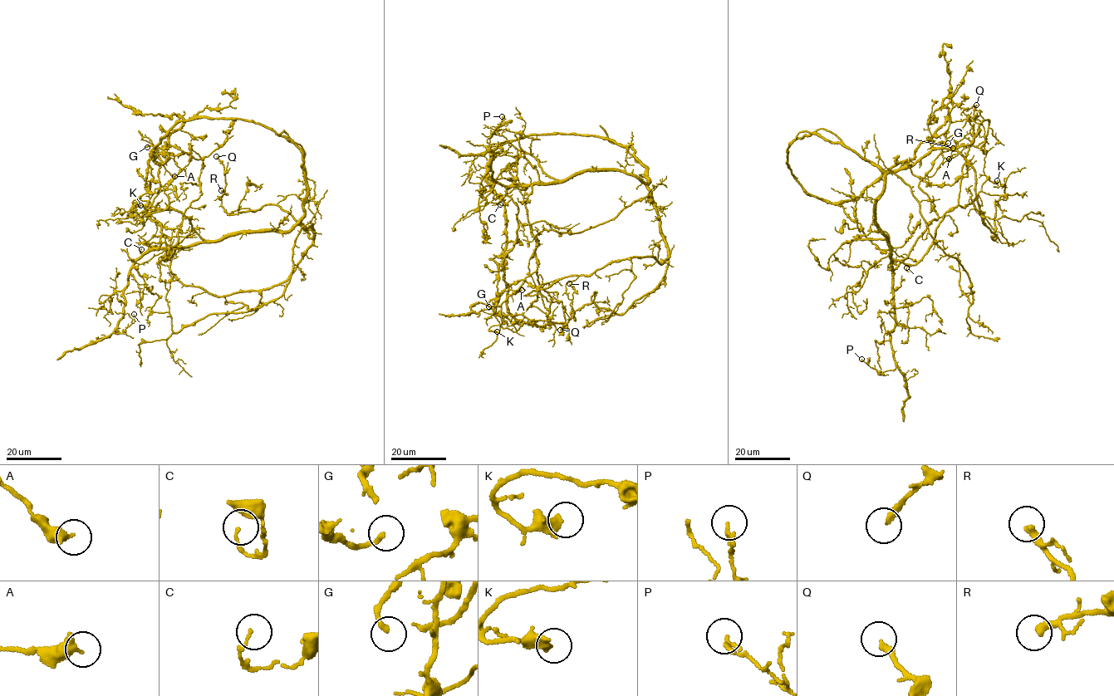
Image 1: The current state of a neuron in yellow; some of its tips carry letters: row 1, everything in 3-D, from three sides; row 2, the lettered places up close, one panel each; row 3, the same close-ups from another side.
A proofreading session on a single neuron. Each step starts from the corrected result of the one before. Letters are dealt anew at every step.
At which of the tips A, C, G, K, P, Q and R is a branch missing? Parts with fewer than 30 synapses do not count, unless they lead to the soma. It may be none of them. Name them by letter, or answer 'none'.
none

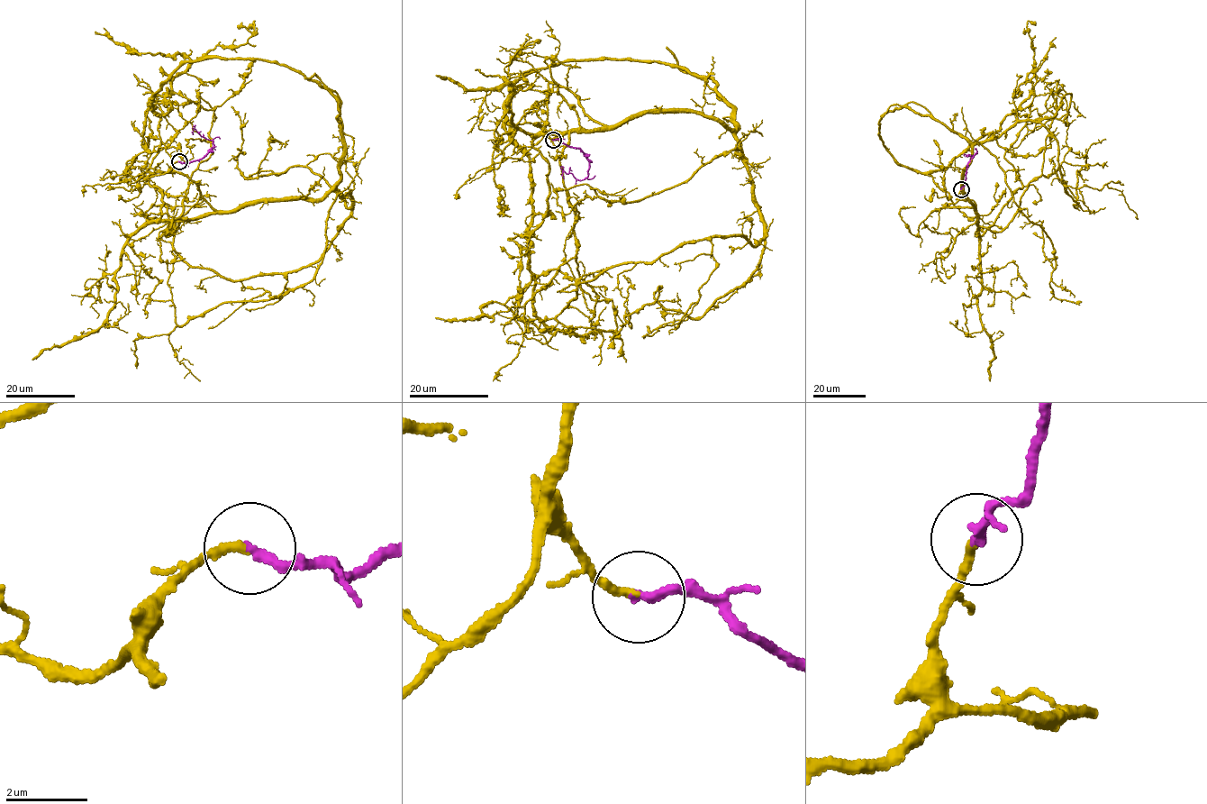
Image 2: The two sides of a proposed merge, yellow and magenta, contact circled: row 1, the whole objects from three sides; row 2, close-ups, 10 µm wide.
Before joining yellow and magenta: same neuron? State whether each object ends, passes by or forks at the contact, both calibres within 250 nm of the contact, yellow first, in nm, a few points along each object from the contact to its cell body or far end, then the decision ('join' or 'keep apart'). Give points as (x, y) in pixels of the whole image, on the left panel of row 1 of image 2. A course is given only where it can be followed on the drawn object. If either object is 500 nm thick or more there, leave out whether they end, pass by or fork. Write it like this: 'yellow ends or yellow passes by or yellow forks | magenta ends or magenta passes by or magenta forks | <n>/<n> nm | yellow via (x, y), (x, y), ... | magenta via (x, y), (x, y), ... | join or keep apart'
yellow ends | magenta ends | 190/240 nm | yellow via (178, 161), (218, 211), (334, 188), (351, 203), (317, 260), (235, 281), (174, 249), (162, 204), (197, 198) | magenta via (178, 161), (188, 163), (200, 159), (213, 147), (213, 141), (204, 138), (195, 129), (193, 134) | join

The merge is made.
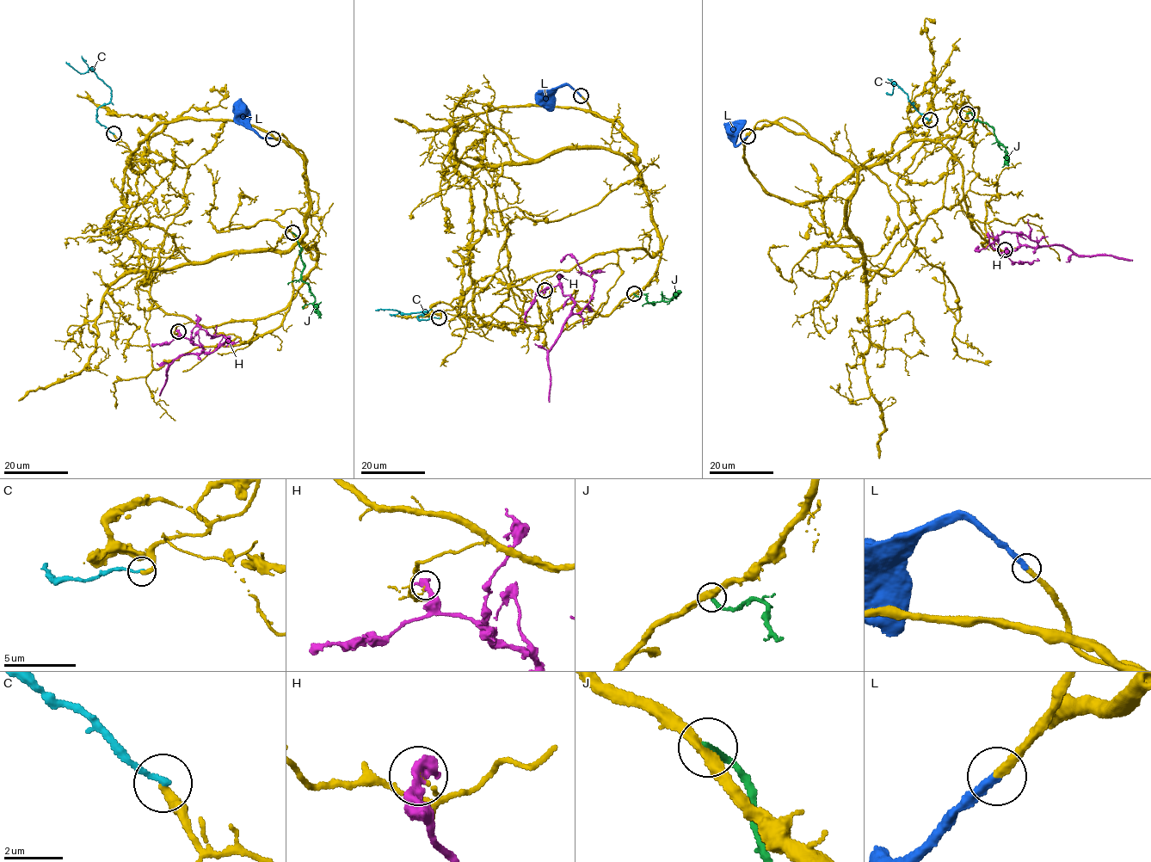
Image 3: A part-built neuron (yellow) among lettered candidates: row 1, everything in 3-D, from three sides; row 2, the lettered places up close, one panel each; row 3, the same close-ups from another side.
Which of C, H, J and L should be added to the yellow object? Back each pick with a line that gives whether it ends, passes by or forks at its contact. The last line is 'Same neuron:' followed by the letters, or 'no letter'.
L: it ends
Same neuron: L

